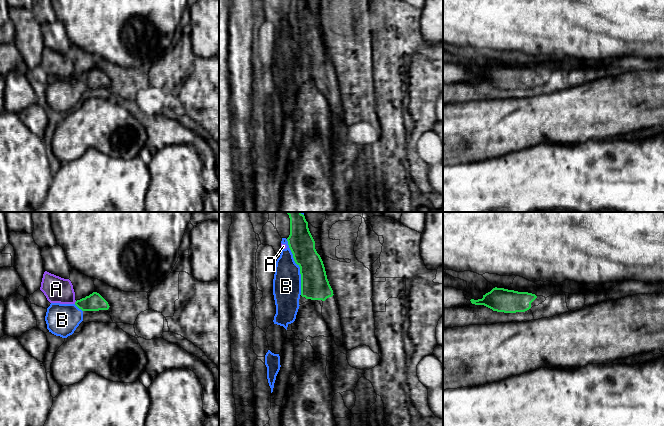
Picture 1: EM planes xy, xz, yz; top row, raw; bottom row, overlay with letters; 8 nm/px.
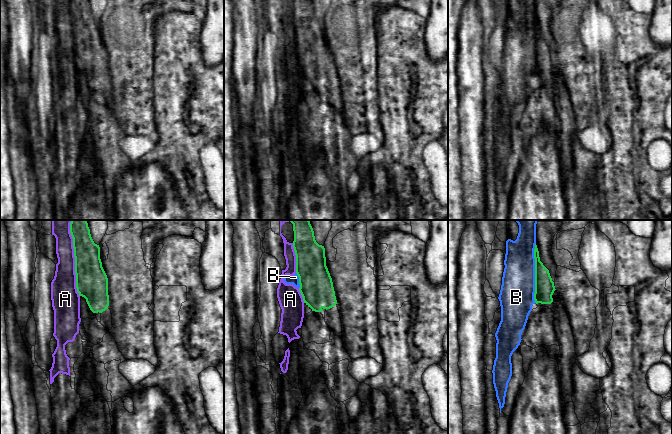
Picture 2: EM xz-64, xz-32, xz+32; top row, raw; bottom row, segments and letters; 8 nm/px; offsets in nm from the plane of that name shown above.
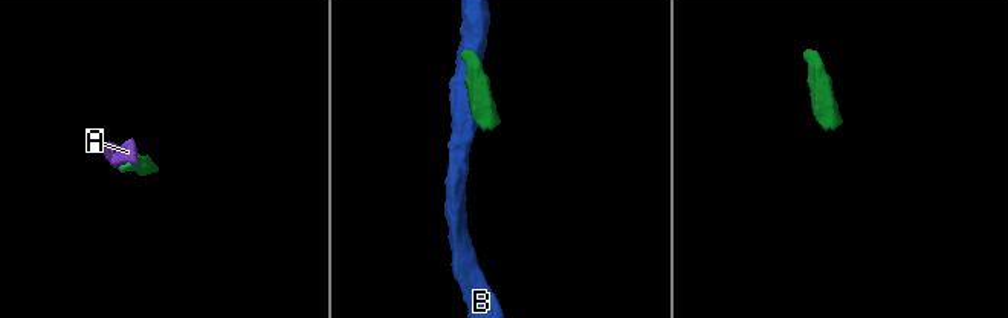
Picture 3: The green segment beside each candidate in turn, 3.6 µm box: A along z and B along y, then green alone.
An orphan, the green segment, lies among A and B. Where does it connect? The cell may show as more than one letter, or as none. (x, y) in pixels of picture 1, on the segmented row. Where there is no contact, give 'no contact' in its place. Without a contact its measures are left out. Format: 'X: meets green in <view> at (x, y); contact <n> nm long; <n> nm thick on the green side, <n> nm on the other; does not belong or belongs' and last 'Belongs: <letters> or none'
A: meets green in xy at (75, 302); contact 30 nm long; 140 nm thick on the green side, 200 nm on the other; does not belong
B: meets green in xz at (299, 266); contact 460 nm long; 220 nm thick on the green side, 220 nm on the other; does not belong
Belongs: none

